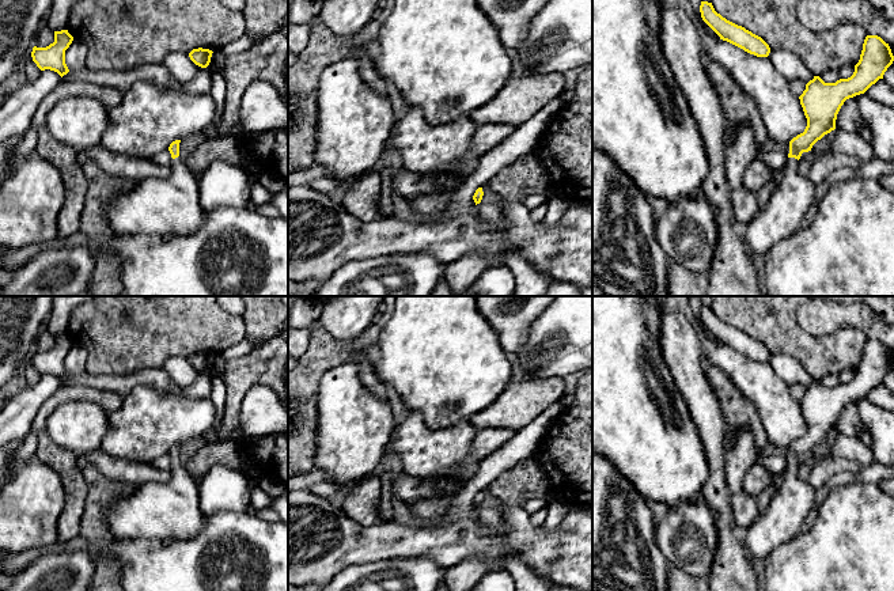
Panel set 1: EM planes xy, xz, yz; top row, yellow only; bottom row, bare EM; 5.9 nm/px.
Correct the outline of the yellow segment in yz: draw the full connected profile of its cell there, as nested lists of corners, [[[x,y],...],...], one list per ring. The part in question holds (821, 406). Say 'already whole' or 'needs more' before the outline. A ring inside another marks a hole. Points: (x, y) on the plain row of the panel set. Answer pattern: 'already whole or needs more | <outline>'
needs more | [[[867,340],[855,376],[848,383],[825,387],[814,380],[799,401],[807,431],[789,446],[789,458],[783,482],[770,500],[768,509],[759,514],[742,534],[750,558],[766,558],[776,548],[789,542],[799,533],[815,503],[815,488],[798,474],[803,456],[825,439],[836,433],[837,418],[844,406],[864,398],[893,368],[889,348],[878,340]]]

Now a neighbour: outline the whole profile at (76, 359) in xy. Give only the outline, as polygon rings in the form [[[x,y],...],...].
[[[73,344],[65,355],[65,368],[69,375],[82,375],[87,372],[87,351],[79,344]]]

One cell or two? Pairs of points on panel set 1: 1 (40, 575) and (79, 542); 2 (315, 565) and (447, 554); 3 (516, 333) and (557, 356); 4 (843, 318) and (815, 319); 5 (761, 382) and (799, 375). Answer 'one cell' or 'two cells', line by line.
1: two cells
2: one cell
3: two cells
4: one cell
5: two cells

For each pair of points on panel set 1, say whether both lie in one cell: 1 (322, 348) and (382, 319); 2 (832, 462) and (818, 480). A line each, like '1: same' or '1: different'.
1: same
2: same

